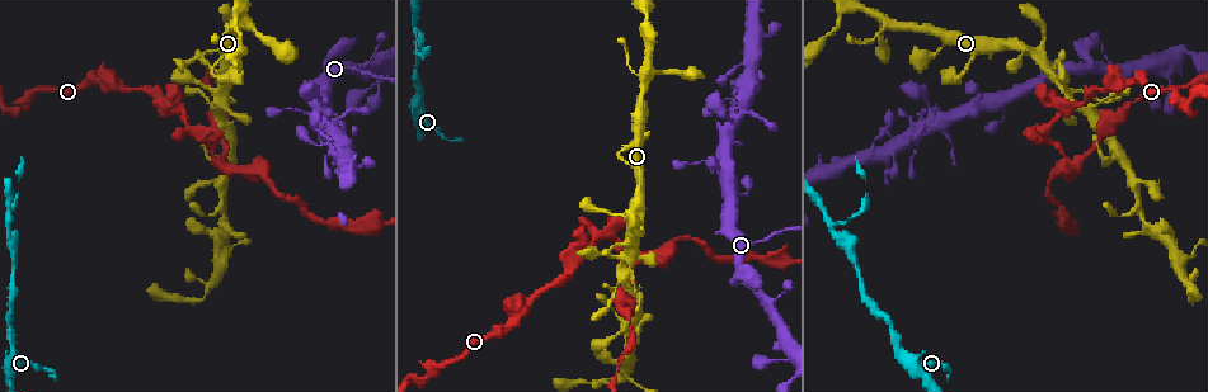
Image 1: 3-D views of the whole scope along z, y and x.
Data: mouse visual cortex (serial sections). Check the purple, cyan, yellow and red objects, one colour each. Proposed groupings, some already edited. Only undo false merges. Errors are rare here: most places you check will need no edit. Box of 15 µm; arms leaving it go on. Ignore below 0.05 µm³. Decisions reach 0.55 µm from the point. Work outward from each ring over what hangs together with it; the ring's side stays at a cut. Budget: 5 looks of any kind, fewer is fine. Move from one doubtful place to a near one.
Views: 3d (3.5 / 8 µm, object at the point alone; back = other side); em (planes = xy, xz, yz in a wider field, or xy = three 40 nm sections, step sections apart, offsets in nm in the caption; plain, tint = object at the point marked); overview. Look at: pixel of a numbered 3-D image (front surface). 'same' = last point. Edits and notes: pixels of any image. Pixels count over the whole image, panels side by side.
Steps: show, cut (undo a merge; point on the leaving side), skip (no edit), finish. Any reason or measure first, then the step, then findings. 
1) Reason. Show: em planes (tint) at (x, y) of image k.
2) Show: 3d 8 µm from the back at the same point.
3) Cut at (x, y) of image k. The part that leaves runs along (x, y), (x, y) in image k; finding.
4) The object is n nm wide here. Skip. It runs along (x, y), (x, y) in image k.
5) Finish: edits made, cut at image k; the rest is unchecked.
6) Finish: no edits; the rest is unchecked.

Sharp bend. Show: 3d 3.5 µm from the back at (1051, 72) of image 1.

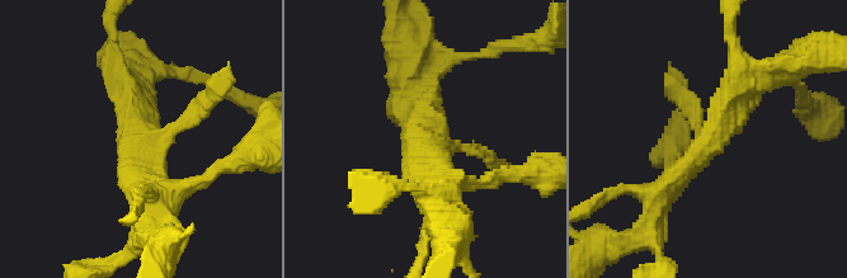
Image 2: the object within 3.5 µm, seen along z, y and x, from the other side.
Show: em planes (tint) at (711, 137) of image 2.

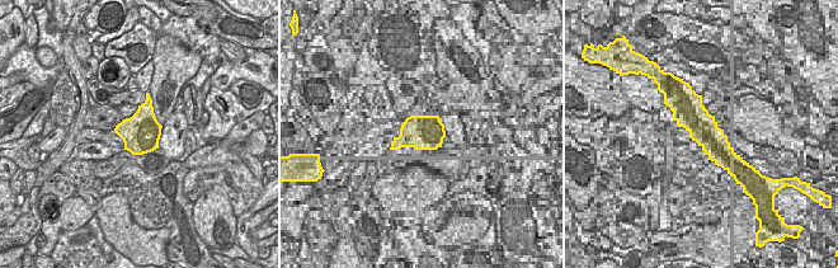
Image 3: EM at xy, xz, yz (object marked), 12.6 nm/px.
Cut it another way. Show: em xy step 3 (tint) at the same point.

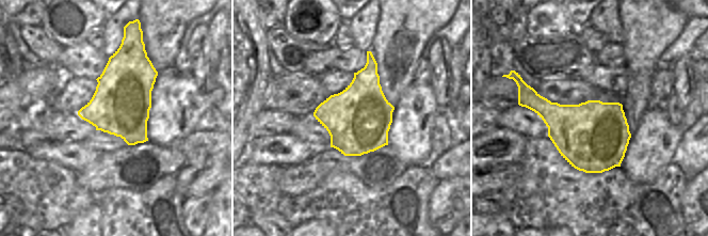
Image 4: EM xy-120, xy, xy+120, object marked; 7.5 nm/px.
Skip. It runs along (409, 93), (420, 131), (498, 168) in image 2; continuous, no second cell.

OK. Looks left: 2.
Branch point. Show: 3d 3.5 µm from the back at (221, 164) of image 1.

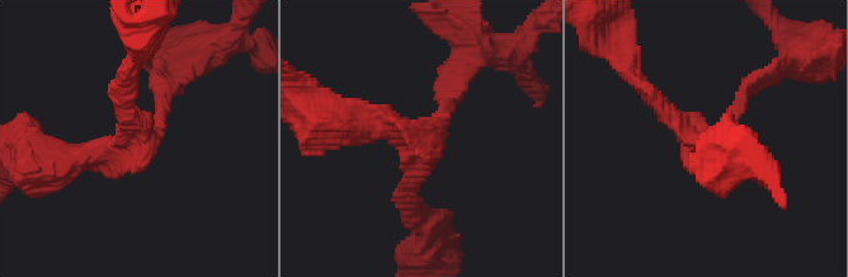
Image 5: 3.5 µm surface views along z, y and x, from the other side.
Show: em xy step 1 (tint) at (138, 142) of image 5.

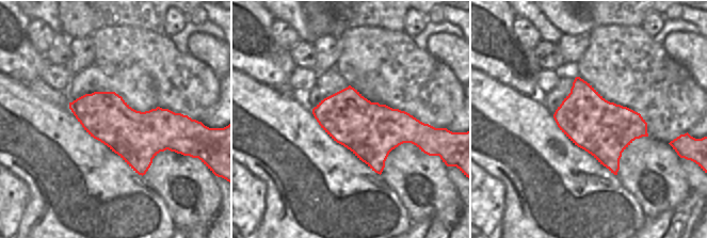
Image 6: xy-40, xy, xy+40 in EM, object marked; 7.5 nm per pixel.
The arms are 200, 200, 300 nm wide. Skip. All the same cell.

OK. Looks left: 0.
Finish: no edits; the rest is unchecked.

